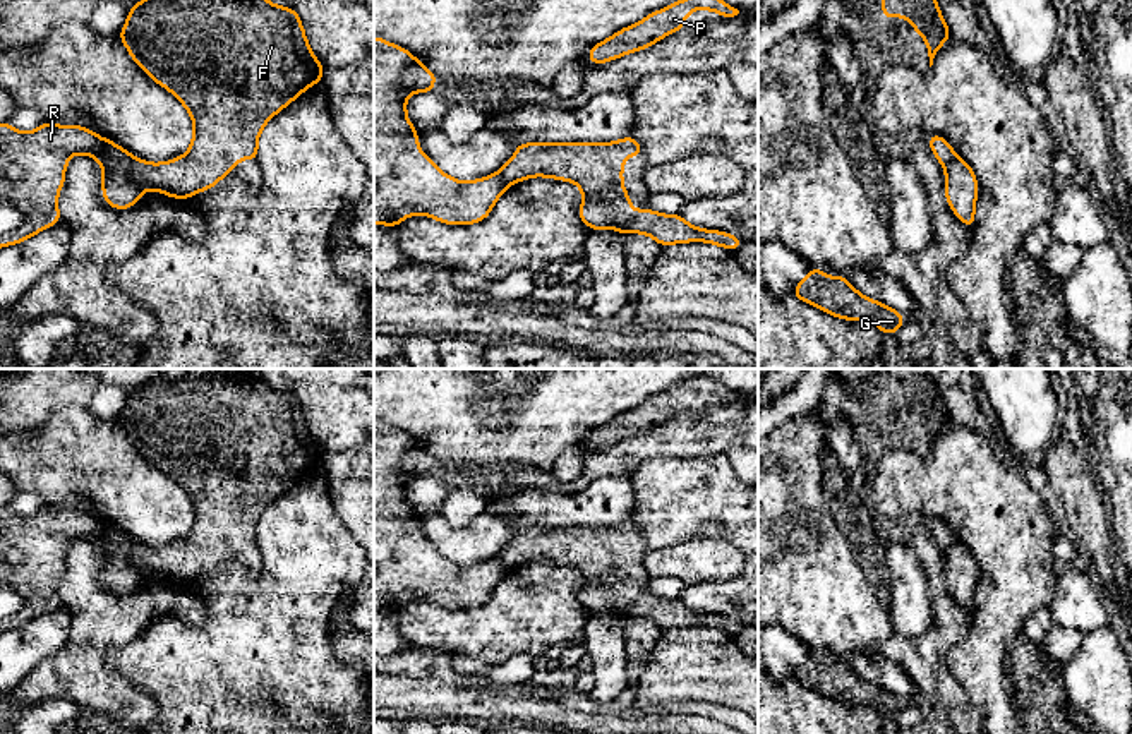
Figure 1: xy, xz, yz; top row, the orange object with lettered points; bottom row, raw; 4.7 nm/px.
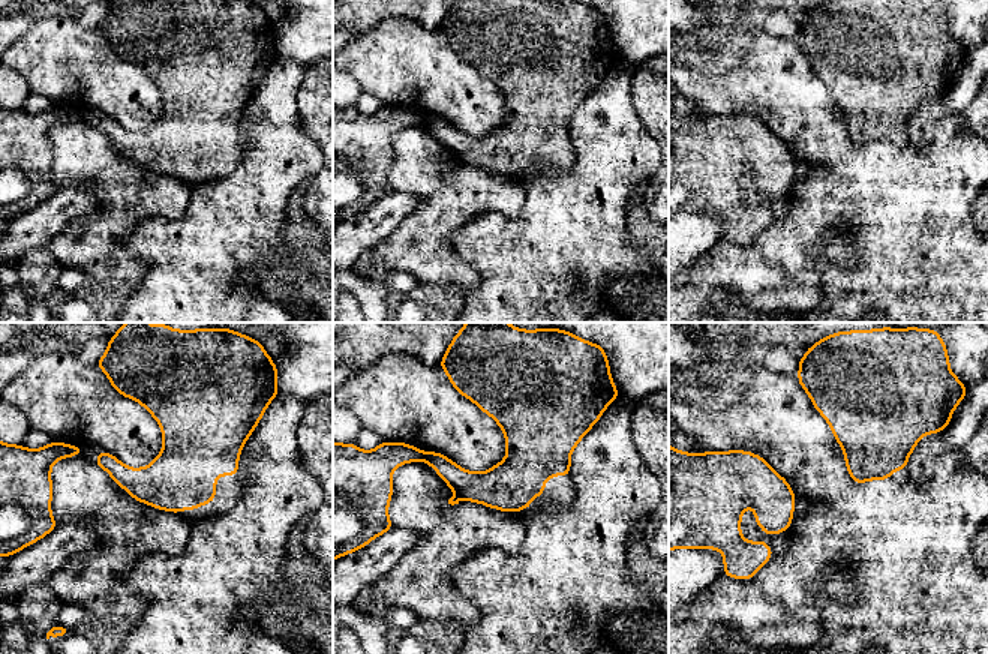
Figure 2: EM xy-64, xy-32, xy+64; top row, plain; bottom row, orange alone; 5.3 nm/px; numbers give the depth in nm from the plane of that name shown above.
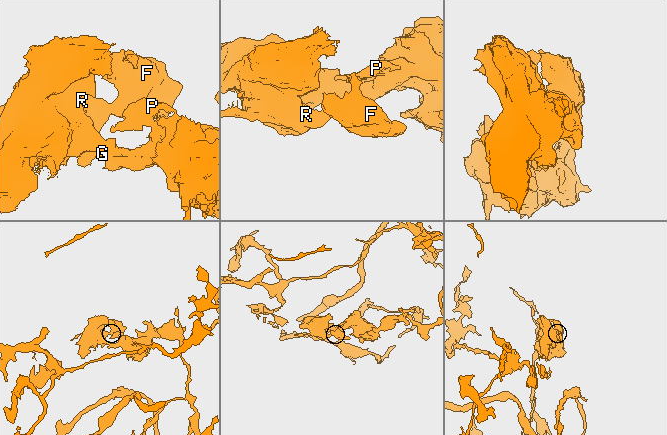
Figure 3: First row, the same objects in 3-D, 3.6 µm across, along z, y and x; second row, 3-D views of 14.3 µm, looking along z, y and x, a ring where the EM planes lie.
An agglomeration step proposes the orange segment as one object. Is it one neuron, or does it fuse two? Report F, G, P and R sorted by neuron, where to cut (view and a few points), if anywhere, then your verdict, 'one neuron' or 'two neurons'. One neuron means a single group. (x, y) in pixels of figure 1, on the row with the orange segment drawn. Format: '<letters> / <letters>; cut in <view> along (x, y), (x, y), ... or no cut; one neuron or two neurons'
F / G P R; cut in xy along (103, 139), (105, 148), (127, 168), (143, 191); two neurons

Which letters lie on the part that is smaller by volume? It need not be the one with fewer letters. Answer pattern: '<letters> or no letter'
F

